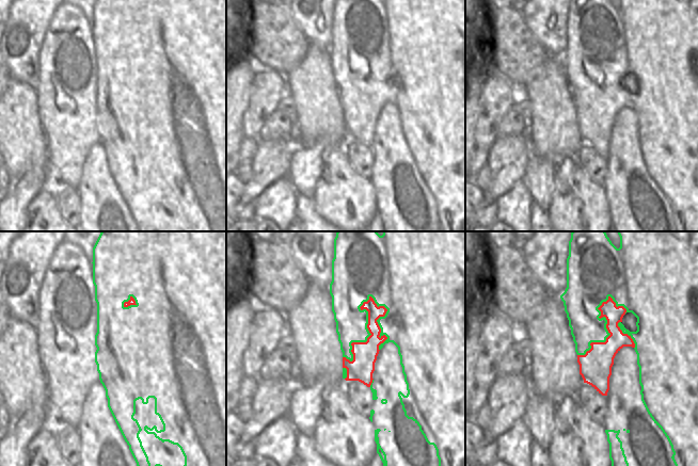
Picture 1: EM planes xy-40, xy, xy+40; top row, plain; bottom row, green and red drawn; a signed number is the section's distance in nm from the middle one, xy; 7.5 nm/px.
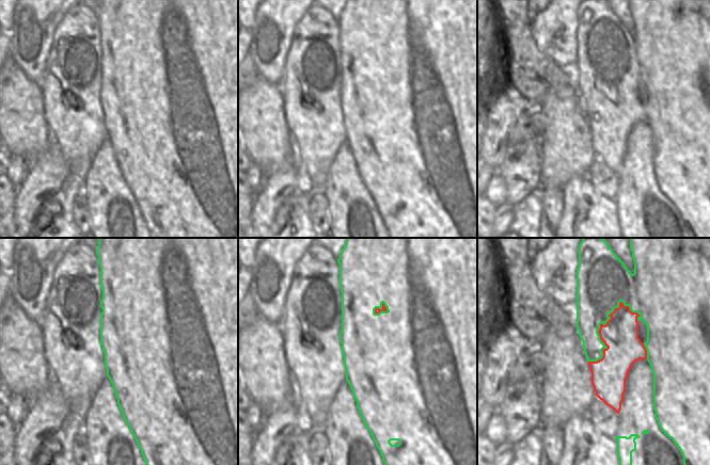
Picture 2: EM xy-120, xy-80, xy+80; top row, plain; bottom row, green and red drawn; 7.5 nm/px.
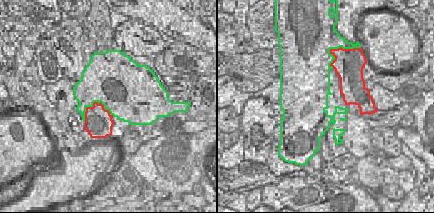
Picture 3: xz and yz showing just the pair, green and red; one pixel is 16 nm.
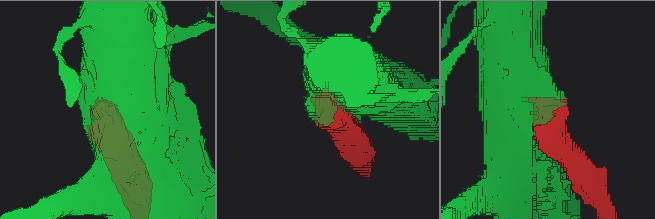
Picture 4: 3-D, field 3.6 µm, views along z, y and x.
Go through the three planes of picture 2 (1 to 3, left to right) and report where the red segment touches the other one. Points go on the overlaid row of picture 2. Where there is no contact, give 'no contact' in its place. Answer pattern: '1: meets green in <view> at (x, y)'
1: no contact
2: meets green in xy-80 at (380, 311)
3: meets green in xy+80 at (601, 322)

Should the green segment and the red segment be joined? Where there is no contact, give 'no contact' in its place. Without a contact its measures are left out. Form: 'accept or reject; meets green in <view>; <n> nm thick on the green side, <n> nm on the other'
reject; meets green in xy; 280 nm thick on the green side, 180 nm on the other

